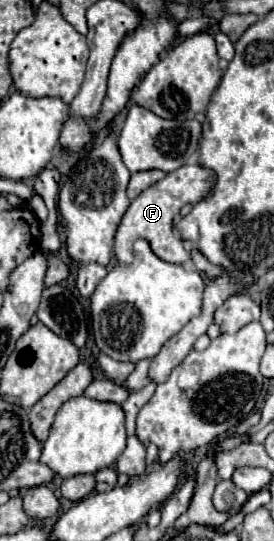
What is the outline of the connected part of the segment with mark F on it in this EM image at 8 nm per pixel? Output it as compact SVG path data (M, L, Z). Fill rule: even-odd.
M181 166L173 172L169 172L161 182L153 184L149 190L141 192L131 206L127 208L127 212L121 218L121 224L117 228L115 234L115 256L121 264L129 264L131 256L133 256L133 242L137 238L145 238L151 246L151 250L165 262L173 262L173 264L187 264L191 260L189 252L183 246L183 240L179 236L173 236L173 218L179 214L179 210L191 202L197 204L199 200L203 200L211 188L215 184L215 172L209 168L201 168L197 166Z

